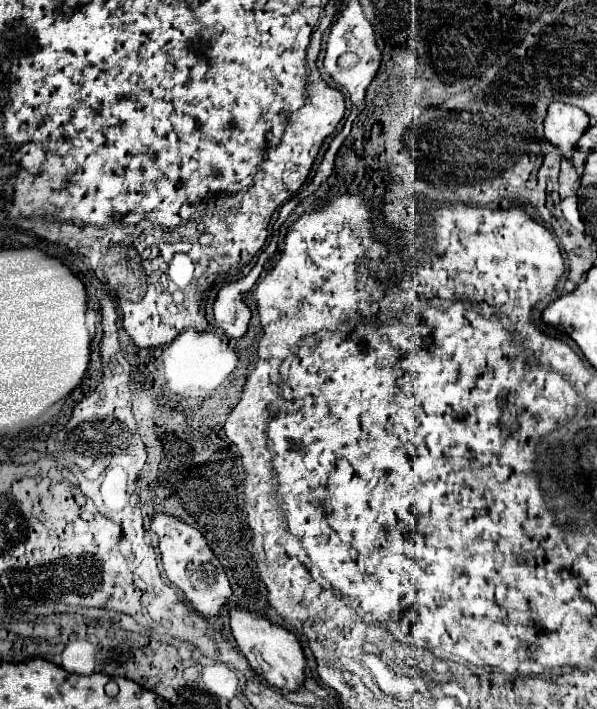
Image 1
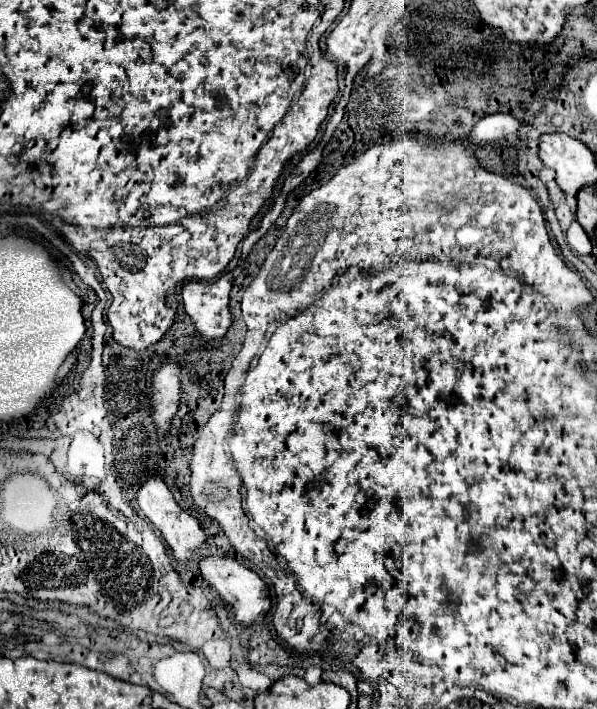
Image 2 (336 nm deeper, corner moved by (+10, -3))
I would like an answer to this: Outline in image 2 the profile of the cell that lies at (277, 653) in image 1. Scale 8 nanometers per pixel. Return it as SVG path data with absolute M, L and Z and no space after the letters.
M226 553L208 555L198 561L198 567L200 567L202 577L208 581L208 585L212 585L220 593L220 597L226 599L234 607L236 621L240 621L242 625L246 625L246 627L254 625L256 617L270 609L270 593L268 593L264 581L252 569L244 567L236 557L226 555Z

